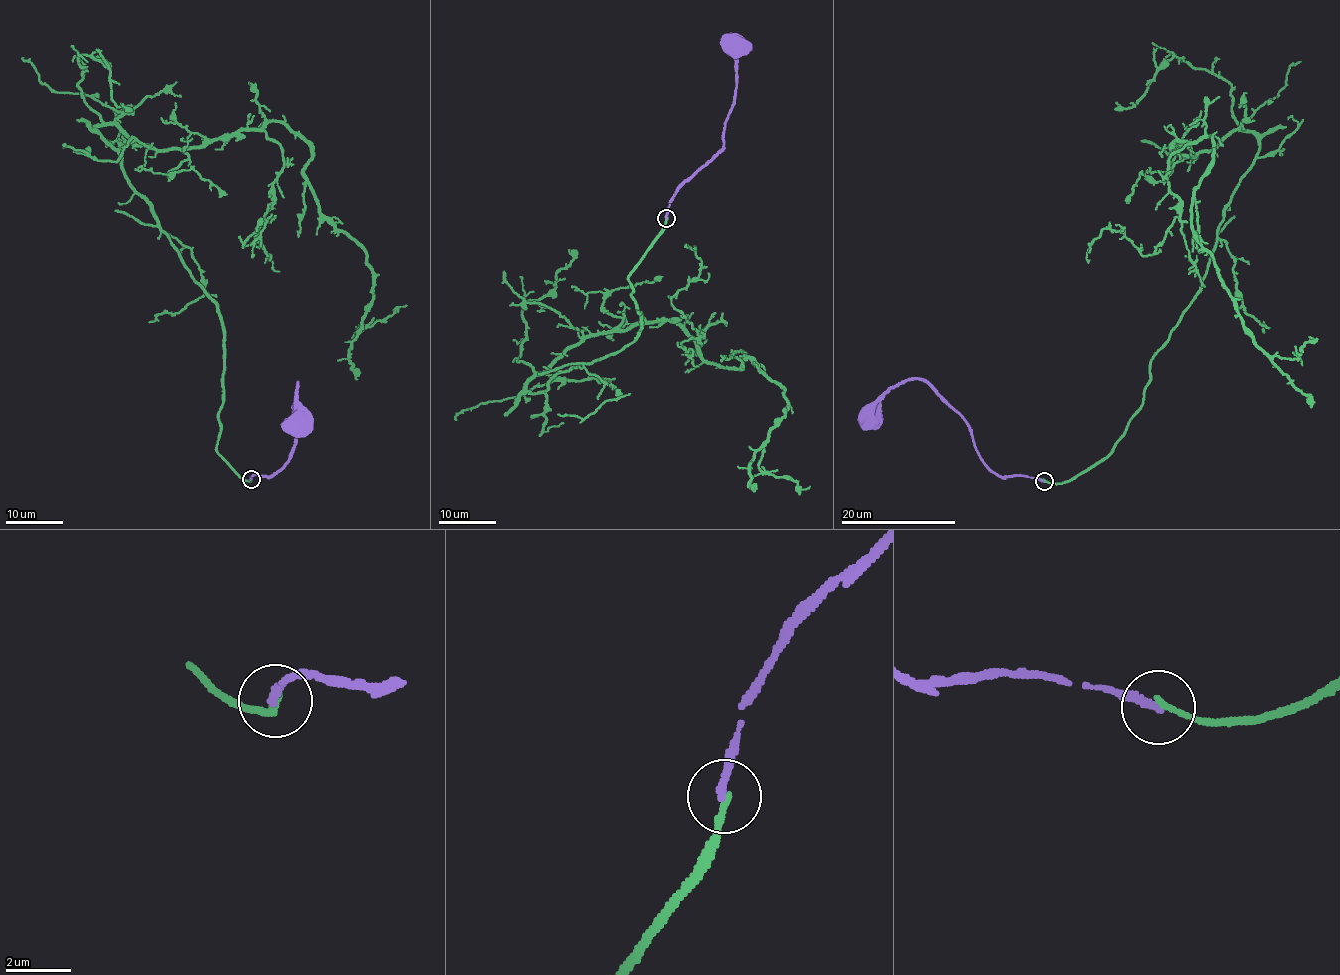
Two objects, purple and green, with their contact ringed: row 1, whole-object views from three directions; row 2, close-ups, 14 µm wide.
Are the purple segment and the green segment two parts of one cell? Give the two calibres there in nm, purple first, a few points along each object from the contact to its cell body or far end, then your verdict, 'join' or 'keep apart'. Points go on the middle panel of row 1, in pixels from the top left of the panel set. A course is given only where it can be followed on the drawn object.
calibres 220 and 180 nm; course purple (667, 217), (673, 194), (722, 149), (724, 122), (734, 95), (734, 44); course green (667, 217), (628, 276), (637, 337), (529, 392), (592, 335), (678, 324), (782, 388), (759, 462), (810, 486); keep apart

